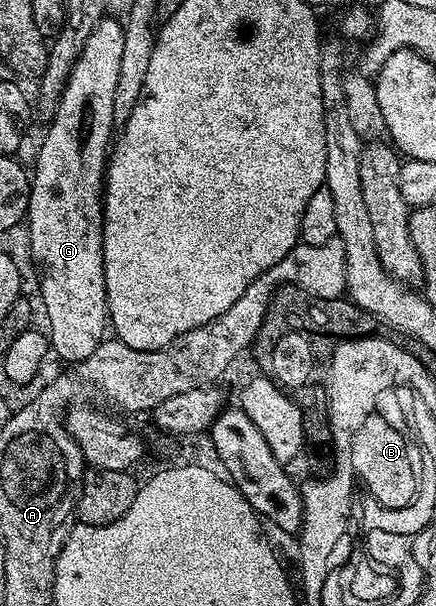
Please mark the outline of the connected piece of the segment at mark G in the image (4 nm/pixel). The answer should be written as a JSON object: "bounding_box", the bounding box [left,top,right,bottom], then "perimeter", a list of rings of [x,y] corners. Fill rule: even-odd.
{"bounding_box":[25,19,125,363],"perimeter":[[[104,19],[97,23],[93,35],[85,39],[85,47],[73,67],[73,71],[67,80],[65,91],[59,100],[59,106],[55,112],[55,118],[46,126],[47,134],[43,137],[43,146],[39,149],[39,154],[35,157],[35,171],[30,174],[31,194],[29,195],[28,211],[25,218],[25,228],[27,227],[27,237],[31,240],[31,253],[35,256],[37,264],[43,268],[43,282],[39,285],[39,293],[43,296],[43,309],[47,312],[47,325],[50,340],[53,342],[53,353],[60,362],[72,361],[78,363],[89,359],[93,351],[105,339],[103,332],[109,329],[109,314],[107,312],[107,288],[105,287],[105,271],[103,270],[103,183],[105,180],[105,170],[107,167],[107,158],[109,156],[109,146],[113,141],[113,132],[116,128],[113,119],[113,91],[117,88],[117,70],[121,68],[121,51],[125,48],[125,35],[123,34],[123,25],[120,22]]]}

